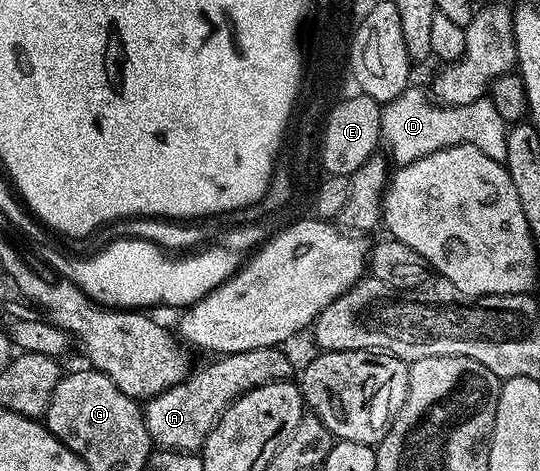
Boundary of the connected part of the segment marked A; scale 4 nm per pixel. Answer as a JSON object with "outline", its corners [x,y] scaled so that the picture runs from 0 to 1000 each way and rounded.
{"outline":[[[480,737],[448,749],[419,749],[389,764],[394,769],[376,777],[367,792],[365,786],[352,790],[343,807],[291,843],[274,845],[265,875],[278,936],[298,953],[324,953],[331,962],[370,955],[387,917],[417,879],[419,864],[441,843],[481,817],[531,809],[544,798],[543,775],[528,745],[520,737]]]}

